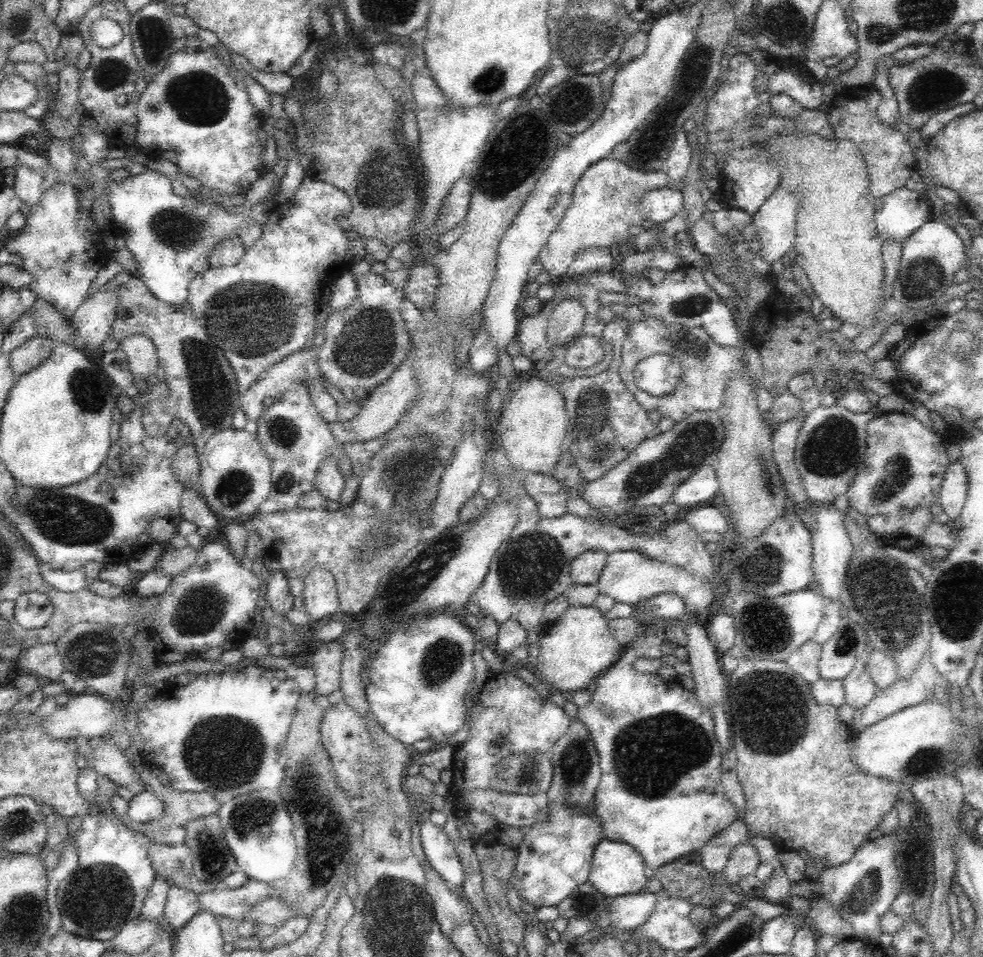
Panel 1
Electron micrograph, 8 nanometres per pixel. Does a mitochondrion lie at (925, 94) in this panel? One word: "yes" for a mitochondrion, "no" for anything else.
yes

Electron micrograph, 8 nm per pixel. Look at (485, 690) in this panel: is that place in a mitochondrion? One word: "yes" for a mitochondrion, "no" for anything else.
no

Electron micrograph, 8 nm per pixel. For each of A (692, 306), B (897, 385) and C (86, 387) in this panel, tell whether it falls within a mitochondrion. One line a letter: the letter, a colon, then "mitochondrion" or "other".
A: mitochondrion
B: other
C: mitochondrion

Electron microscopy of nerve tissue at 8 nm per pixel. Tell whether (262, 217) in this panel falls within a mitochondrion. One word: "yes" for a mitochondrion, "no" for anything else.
no

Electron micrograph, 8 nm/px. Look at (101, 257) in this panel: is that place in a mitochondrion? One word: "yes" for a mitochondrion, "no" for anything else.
no

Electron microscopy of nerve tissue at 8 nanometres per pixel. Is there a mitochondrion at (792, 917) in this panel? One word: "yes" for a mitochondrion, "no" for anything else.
no

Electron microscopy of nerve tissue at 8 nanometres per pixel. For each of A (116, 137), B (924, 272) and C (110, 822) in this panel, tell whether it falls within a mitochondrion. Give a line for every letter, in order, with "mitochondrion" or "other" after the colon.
A: other
B: mitochondrion
C: other

